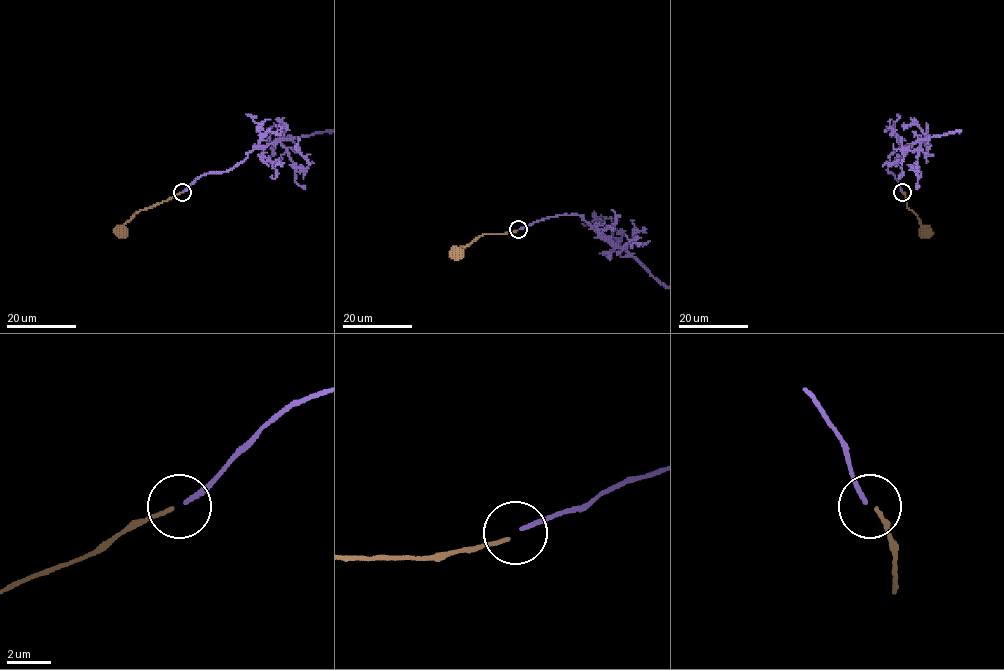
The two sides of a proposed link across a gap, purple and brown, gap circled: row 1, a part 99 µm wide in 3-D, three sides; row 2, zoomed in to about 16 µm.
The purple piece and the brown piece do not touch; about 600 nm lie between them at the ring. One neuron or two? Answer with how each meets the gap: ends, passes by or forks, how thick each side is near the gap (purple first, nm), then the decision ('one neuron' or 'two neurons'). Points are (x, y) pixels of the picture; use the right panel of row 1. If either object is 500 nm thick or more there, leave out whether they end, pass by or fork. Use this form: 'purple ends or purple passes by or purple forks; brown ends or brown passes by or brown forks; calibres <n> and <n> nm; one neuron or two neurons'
purple ends; brown ends; calibres 200 and 170 nm; two neurons

